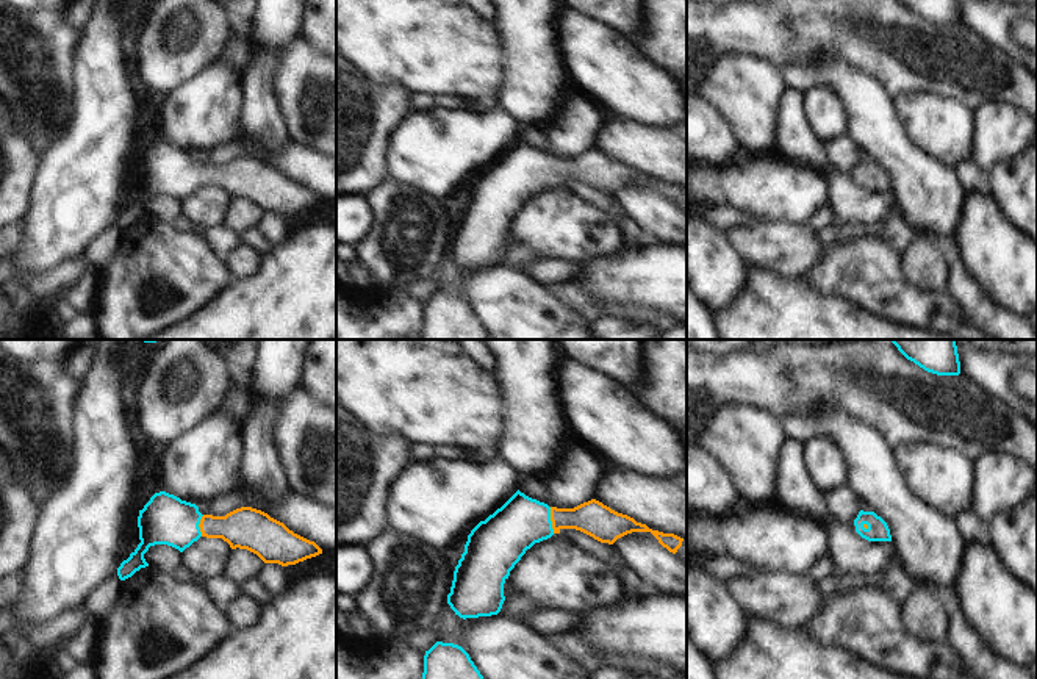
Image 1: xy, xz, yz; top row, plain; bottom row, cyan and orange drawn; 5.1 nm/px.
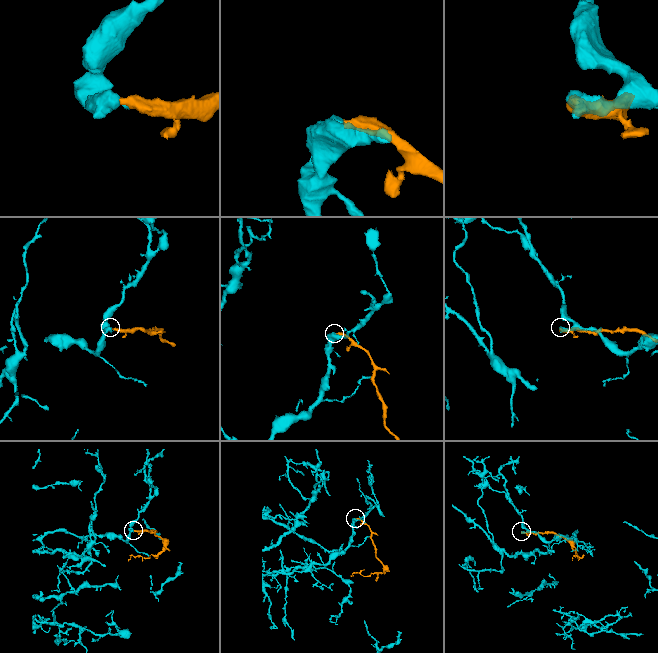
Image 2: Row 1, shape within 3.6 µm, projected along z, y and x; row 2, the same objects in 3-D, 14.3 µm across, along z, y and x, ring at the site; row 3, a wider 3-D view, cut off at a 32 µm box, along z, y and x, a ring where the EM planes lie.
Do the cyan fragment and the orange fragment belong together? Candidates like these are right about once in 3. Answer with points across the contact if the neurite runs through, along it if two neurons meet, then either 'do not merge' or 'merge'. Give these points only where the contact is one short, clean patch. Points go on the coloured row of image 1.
way xz (504, 537), (521, 521), (549, 520), (593, 518); merge

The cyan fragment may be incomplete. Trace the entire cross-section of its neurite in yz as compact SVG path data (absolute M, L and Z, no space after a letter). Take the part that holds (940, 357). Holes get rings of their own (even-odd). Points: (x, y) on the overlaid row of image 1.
M892 340L910 361L937 375L959 375L956 340Z

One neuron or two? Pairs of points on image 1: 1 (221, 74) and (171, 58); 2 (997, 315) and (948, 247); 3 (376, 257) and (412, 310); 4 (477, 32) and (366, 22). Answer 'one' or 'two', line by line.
1: two
2: one
3: two
4: one

